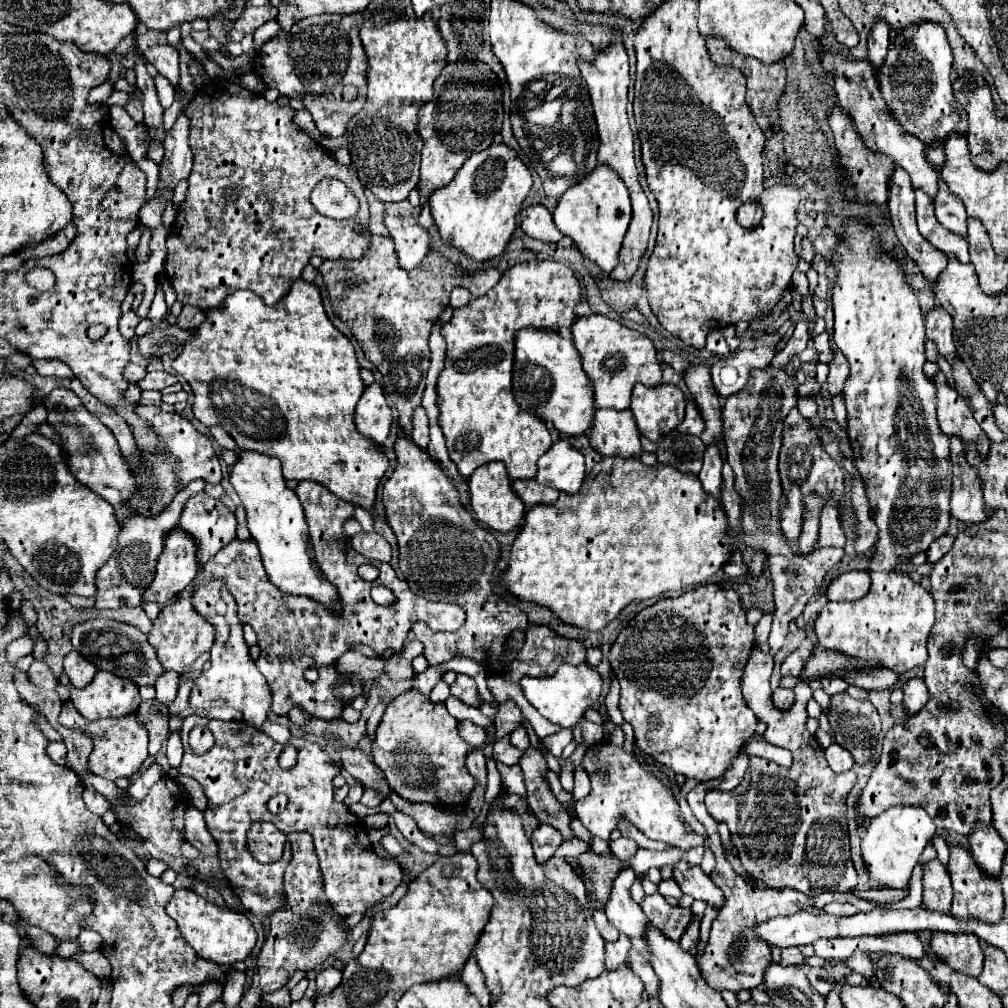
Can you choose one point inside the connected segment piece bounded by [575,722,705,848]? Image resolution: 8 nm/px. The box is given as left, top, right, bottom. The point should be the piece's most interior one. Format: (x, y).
(620, 786)

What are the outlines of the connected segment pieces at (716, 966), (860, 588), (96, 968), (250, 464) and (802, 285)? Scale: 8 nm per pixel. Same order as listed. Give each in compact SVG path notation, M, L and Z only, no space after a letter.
M693 806L693 814L705 826L709 848L717 856L717 866L709 876L719 886L719 890L725 894L725 906L721 908L719 916L713 920L709 942L699 958L701 974L705 976L707 986L711 986L711 990L717 990L717 992L731 990L737 994L741 990L753 990L753 988L761 986L761 982L765 982L765 968L769 968L773 962L771 948L765 946L765 942L757 940L757 936L753 934L753 928L757 926L757 922L767 922L769 918L775 918L775 916L795 914L801 910L801 904L815 906L815 898L805 896L805 894L791 890L791 888L769 888L767 890L767 888L761 888L753 882L743 880L729 866L729 862L723 856L721 838L717 832L717 822L709 816L707 810L703 810L703 806Z
M853 570L853 572L845 572L841 576L837 576L831 586L827 588L827 596L829 600L859 600L869 592L871 586L871 578L869 572L865 570Z
M81 952L81 954L75 954L73 958L85 964L85 968L91 970L101 982L107 982L111 978L111 964L103 956L103 952Z
M237 450L237 454L239 458L229 470L229 482L237 490L241 504L247 512L247 526L251 538L261 550L269 580L285 594L309 596L321 604L339 610L335 588L327 582L315 562L301 502L297 494L285 486L285 478L281 476L281 464L277 462L277 458L265 458L265 454L253 454L253 450Z
M796 269L792 275L792 285L799 294L809 294L809 281L806 275Z

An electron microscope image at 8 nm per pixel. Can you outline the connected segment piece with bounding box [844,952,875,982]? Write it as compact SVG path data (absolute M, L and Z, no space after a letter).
M856 952L844 962L853 972L863 974L863 976L867 978L867 982L873 982L873 978L875 978L875 968L873 968L873 962L871 962L871 958L869 958L867 954Z

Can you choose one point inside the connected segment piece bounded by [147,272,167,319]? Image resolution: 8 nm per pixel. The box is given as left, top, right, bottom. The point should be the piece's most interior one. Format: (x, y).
(158, 308)

